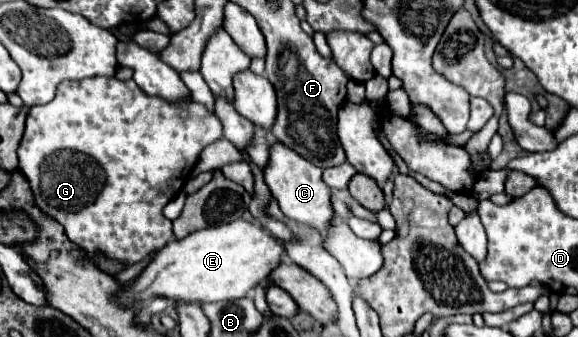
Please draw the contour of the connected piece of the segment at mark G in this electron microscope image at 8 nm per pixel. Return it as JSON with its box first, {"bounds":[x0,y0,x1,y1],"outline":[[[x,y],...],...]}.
{"bounds":[18,77,222,265],"outline":[[[90,77],[90,79],[82,79],[82,81],[62,81],[58,85],[58,89],[56,89],[56,97],[50,103],[40,105],[40,107],[30,107],[28,119],[26,119],[26,129],[24,129],[24,139],[22,139],[20,149],[18,149],[18,157],[20,157],[20,169],[26,175],[30,187],[34,191],[36,203],[50,217],[58,219],[58,223],[64,227],[66,235],[76,245],[86,249],[90,257],[96,251],[102,251],[104,255],[110,255],[110,259],[126,259],[126,263],[132,265],[132,263],[144,259],[148,253],[156,251],[158,247],[164,247],[168,241],[174,239],[174,235],[172,235],[172,221],[168,221],[162,215],[162,207],[166,203],[170,203],[170,199],[174,195],[178,195],[178,191],[182,191],[182,187],[184,187],[184,183],[188,179],[188,173],[192,171],[192,167],[198,161],[200,151],[206,145],[210,145],[210,143],[214,143],[218,139],[222,139],[222,123],[218,121],[218,117],[210,109],[206,109],[206,105],[196,103],[192,97],[186,97],[180,103],[170,103],[170,101],[166,101],[162,97],[146,95],[134,83],[134,79],[120,81],[116,77]]]}

